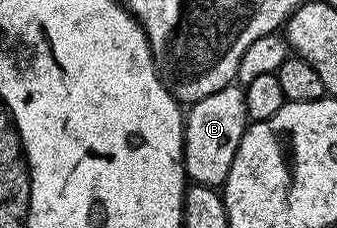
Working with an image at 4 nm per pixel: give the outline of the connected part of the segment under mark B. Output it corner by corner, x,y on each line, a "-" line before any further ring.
237,83
225,85
216,91
216,95
193,102
185,110
184,120
184,167
187,178
195,185
222,187
248,126
245,88

